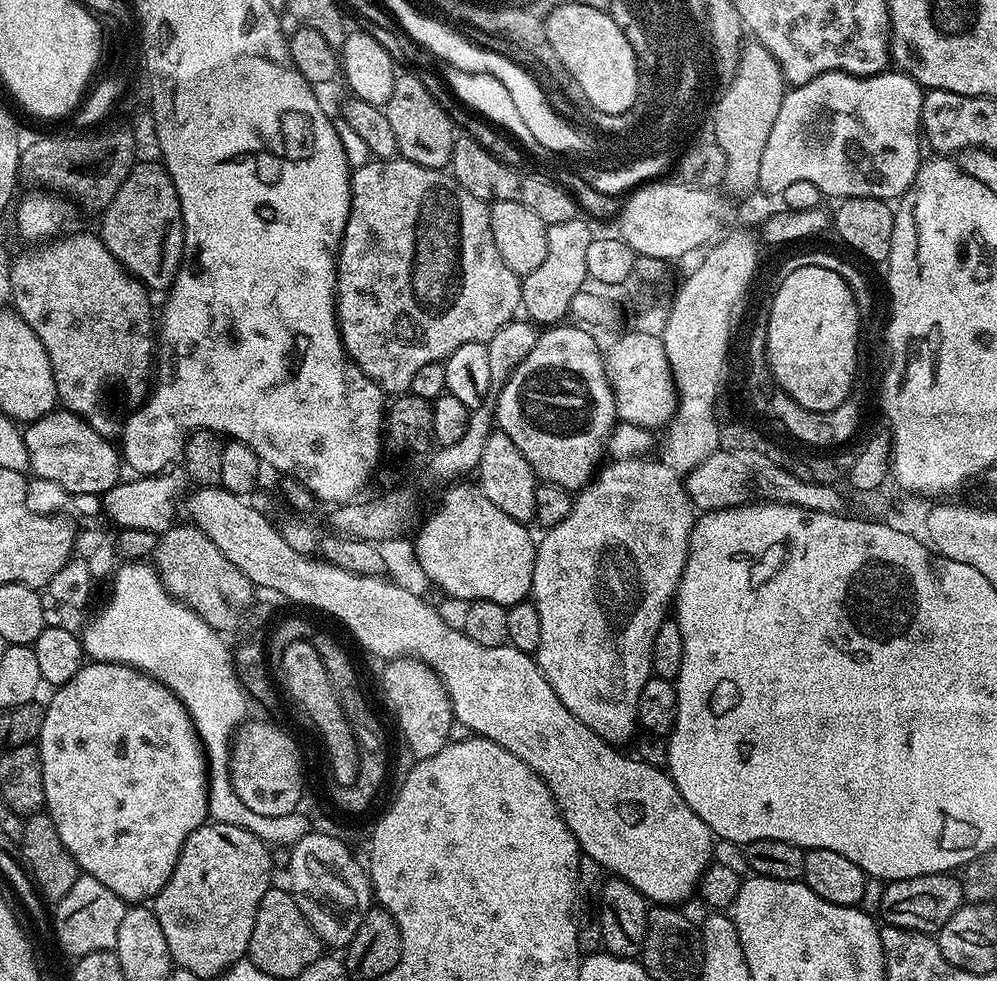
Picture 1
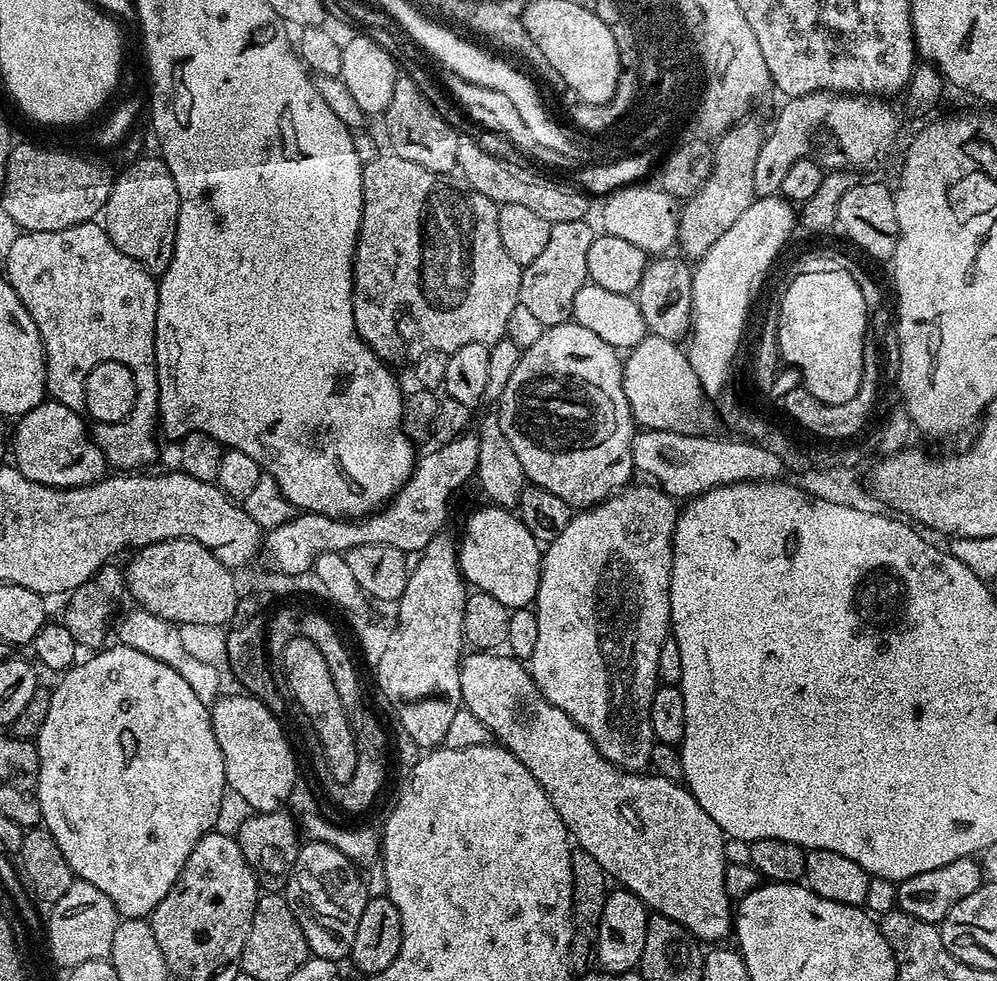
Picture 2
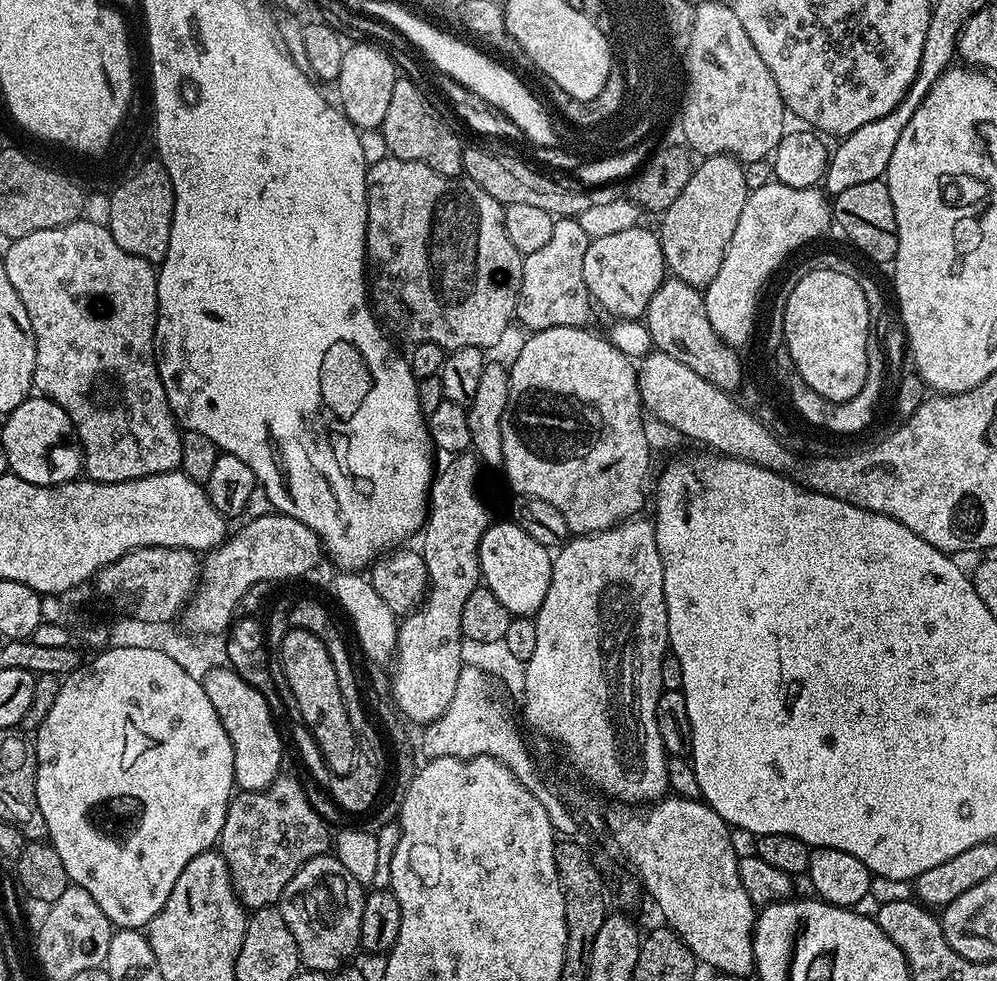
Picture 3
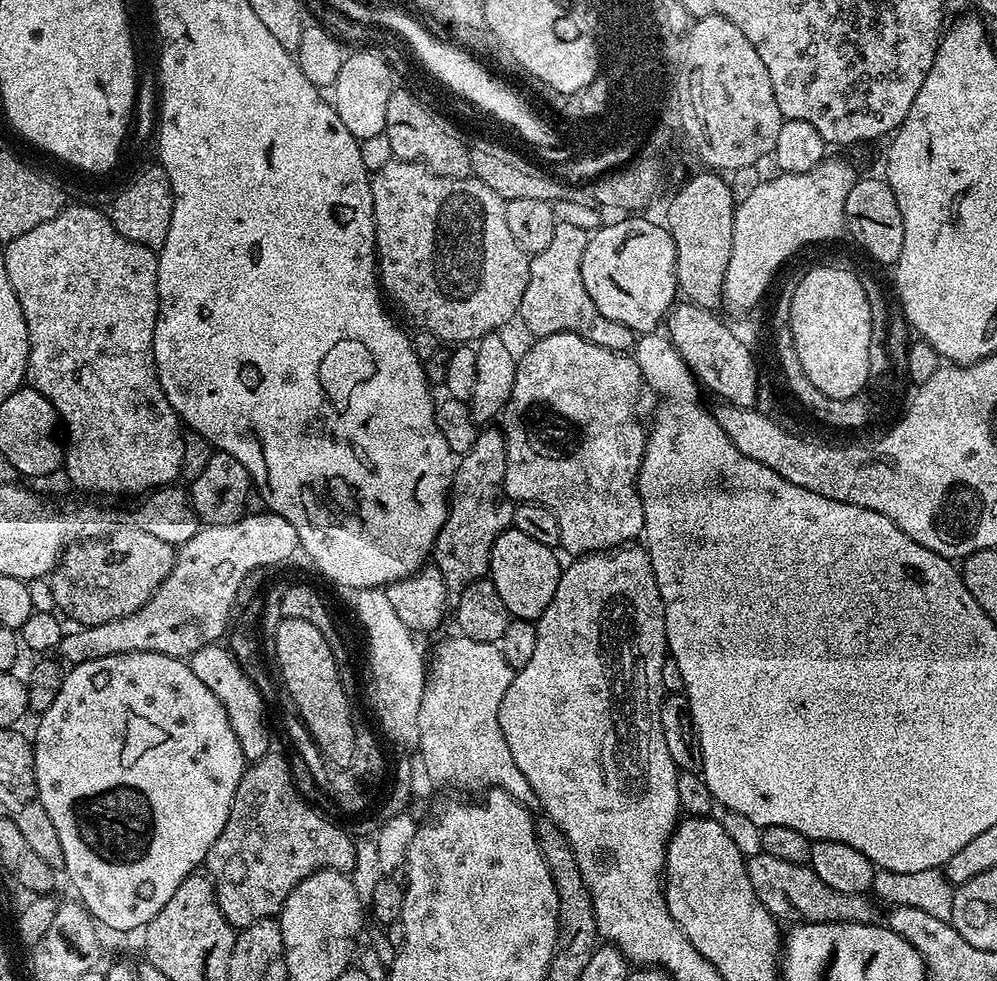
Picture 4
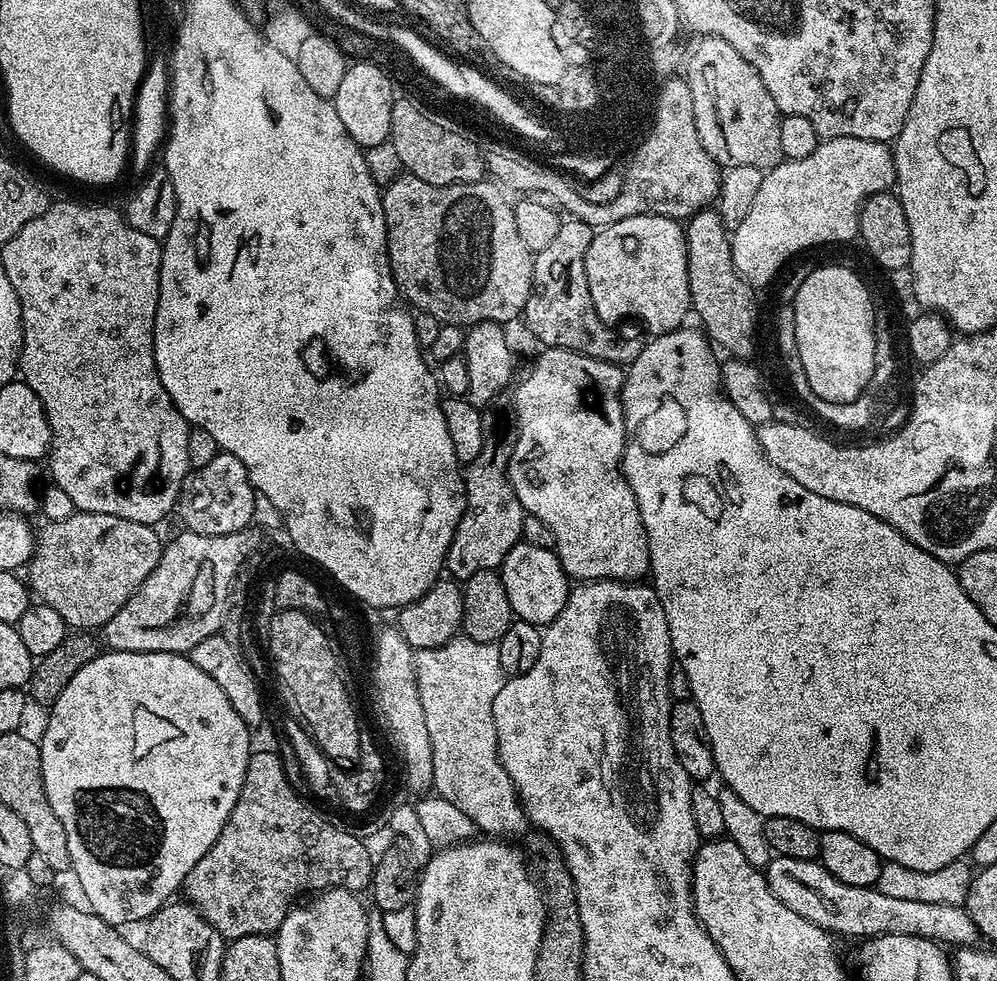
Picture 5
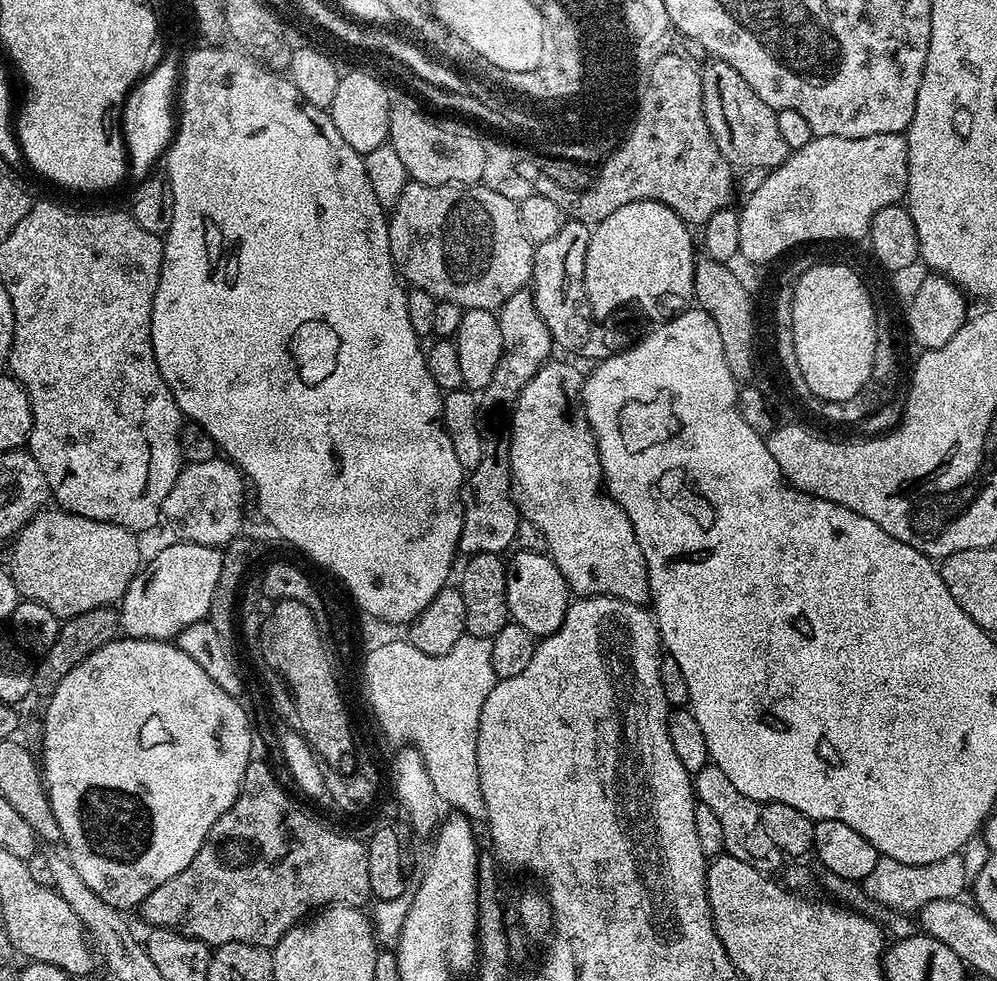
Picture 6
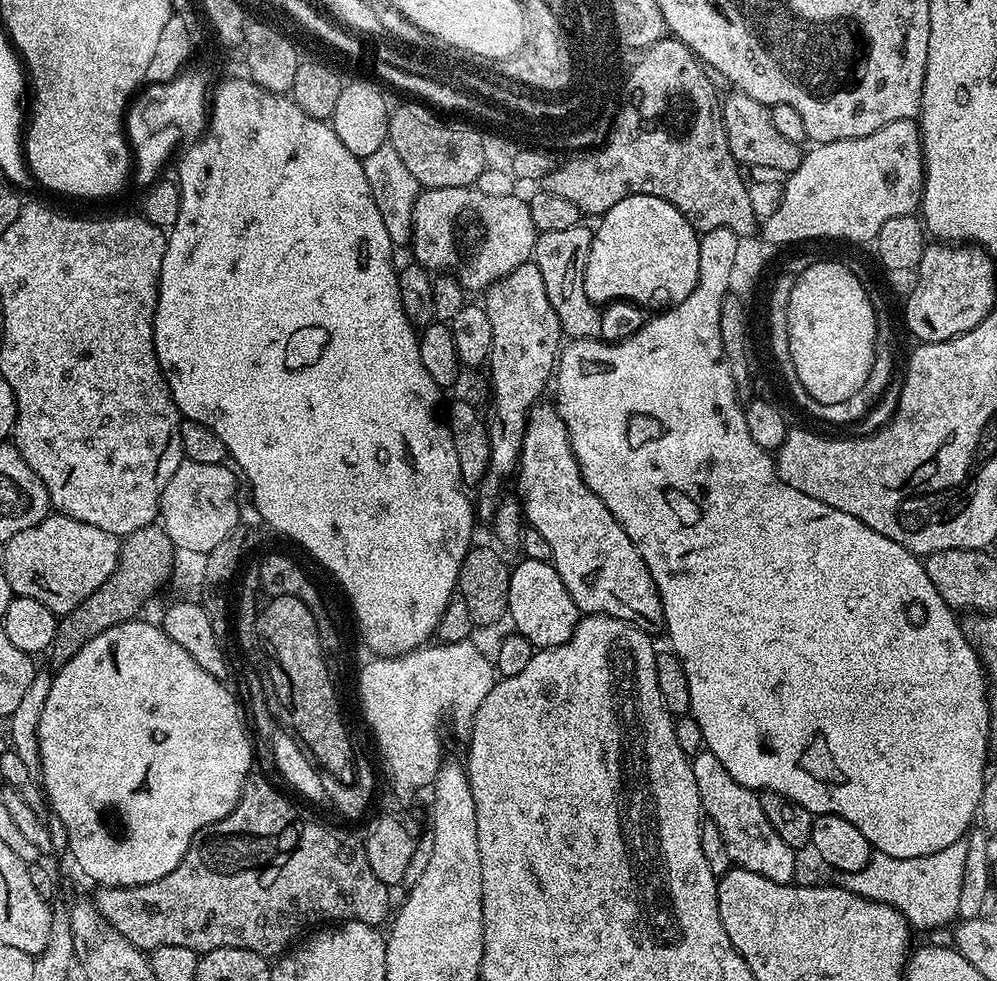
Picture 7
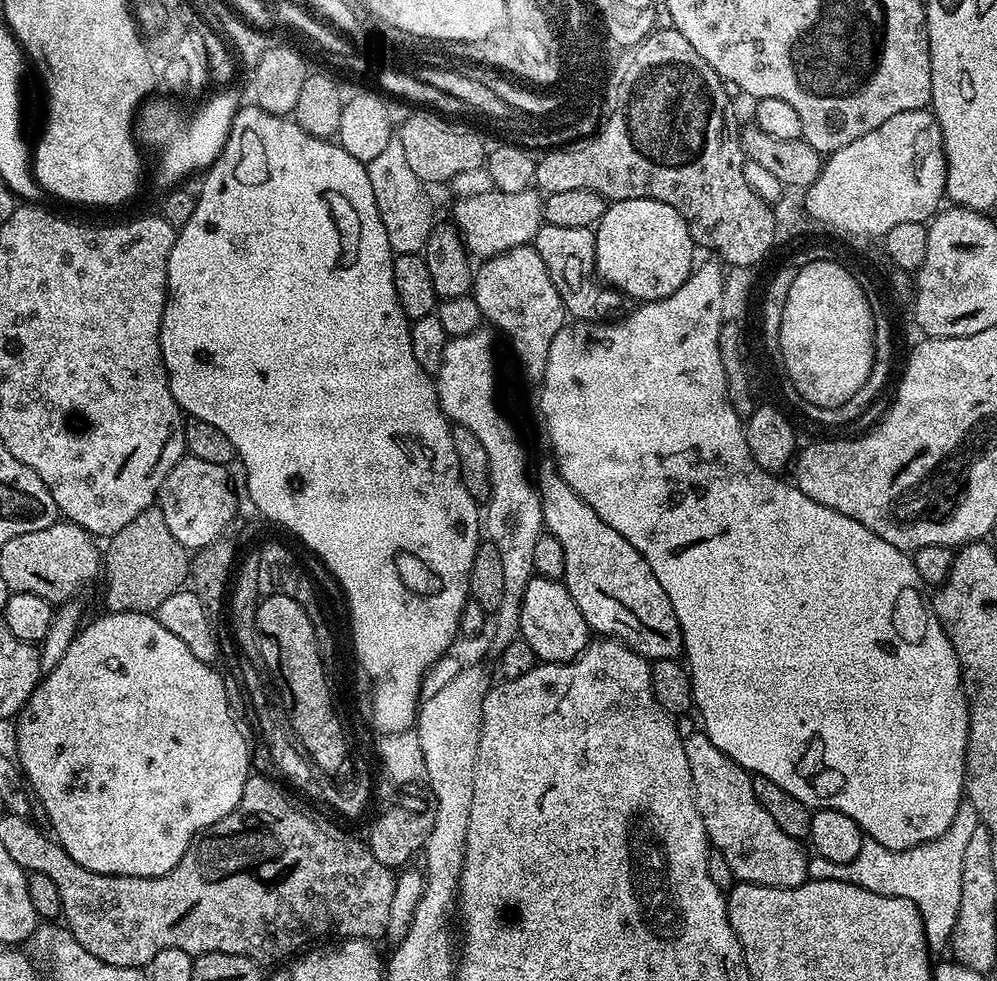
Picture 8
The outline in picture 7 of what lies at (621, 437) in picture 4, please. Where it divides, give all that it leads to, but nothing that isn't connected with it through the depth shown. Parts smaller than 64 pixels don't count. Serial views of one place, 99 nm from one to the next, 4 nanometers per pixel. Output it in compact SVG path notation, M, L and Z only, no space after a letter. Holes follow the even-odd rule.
M537 403L528 413L528 426L524 429L524 441L520 451L518 477L520 476L520 492L524 495L522 511L525 521L531 528L538 530L542 538L546 538L552 555L550 562L558 570L566 590L570 590L570 598L574 598L581 613L618 618L649 634L663 633L662 598L642 554L638 554L634 542L630 542L618 518L614 518L614 514L606 510L602 498L598 498L598 494L594 494L594 490L586 486L578 462L574 458L570 434L559 412L551 403L544 403Z

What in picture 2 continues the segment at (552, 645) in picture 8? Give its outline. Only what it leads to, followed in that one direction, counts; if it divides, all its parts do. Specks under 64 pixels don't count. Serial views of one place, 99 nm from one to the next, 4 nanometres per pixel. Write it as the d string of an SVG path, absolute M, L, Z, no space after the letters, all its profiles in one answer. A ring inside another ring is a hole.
M487 506L472 513L464 526L464 538L460 540L461 568L464 579L477 592L485 592L498 602L502 602L510 610L513 608L526 608L535 601L536 591L540 585L540 562L542 559L541 541L535 540L526 530L515 511L499 506Z

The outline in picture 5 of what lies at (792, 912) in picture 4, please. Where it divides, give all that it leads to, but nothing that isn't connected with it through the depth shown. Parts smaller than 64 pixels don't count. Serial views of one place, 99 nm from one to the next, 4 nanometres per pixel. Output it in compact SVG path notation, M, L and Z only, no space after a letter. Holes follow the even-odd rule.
M773 855L768 861L766 879L774 898L782 906L790 906L794 914L802 914L806 922L825 928L827 932L840 936L871 938L886 934L925 936L941 945L972 946L977 943L978 933L967 907L942 902L906 902L906 898L889 898L874 886L846 886L838 882L816 860L799 860Z

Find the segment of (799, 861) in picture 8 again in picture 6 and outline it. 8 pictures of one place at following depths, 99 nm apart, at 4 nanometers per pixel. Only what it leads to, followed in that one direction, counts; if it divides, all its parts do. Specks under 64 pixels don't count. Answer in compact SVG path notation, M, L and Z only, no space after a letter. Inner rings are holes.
M709 762L703 770L695 773L694 791L697 801L710 806L710 810L714 810L720 820L724 833L724 852L727 855L738 858L738 862L746 862L746 866L754 866L754 870L759 872L776 874L781 871L786 857L778 850L778 846L774 846L774 842L770 842L766 830L762 830L760 804L740 793L734 787L734 782L730 782L730 778L722 774L717 764Z

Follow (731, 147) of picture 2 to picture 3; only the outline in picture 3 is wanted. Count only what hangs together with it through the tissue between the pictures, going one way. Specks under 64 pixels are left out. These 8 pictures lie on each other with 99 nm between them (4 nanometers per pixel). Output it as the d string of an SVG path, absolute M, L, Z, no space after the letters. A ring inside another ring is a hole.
M706 156L693 167L690 182L686 182L682 194L678 194L678 198L674 198L674 202L670 202L670 206L659 217L658 235L664 262L667 271L675 279L701 290L714 282L718 269L722 267L724 251L730 246L730 238L734 238L734 226L738 226L738 218L742 215L742 206L746 206L748 194L744 164L735 156Z

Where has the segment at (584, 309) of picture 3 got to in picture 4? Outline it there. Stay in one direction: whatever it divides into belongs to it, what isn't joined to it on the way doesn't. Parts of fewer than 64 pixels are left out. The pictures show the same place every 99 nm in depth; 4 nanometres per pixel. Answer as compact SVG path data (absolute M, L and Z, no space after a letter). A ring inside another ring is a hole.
M556 223L554 238L546 245L546 250L535 253L528 261L526 294L522 294L518 320L524 323L532 338L569 332L611 352L631 353L638 344L637 333L606 318L602 310L594 306L594 298L586 294L586 282L582 282L582 254L586 254L589 235L590 232L581 227Z

